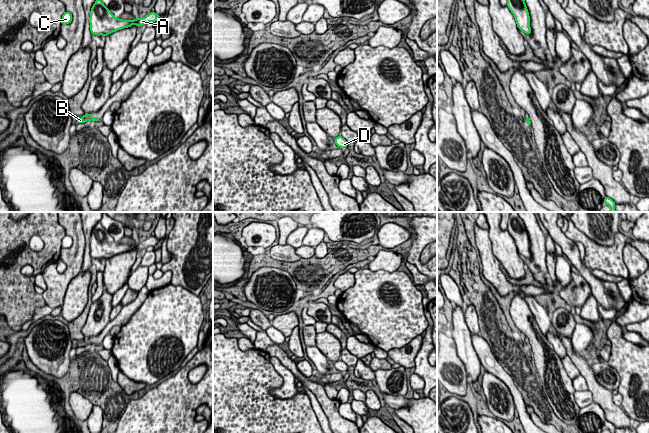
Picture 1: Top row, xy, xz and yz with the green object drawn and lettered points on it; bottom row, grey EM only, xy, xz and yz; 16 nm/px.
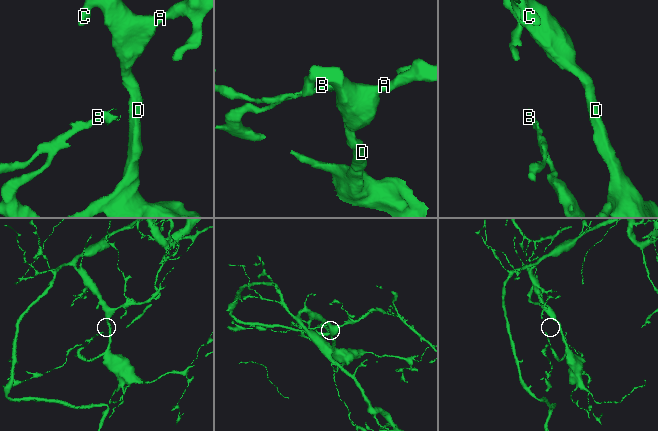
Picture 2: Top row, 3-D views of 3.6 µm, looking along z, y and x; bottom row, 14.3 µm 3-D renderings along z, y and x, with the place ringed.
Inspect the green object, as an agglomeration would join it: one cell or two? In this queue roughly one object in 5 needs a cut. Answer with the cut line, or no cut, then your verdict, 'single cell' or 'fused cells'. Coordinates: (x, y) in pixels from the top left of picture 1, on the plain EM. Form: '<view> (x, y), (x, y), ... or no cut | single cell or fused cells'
no cut | single cell

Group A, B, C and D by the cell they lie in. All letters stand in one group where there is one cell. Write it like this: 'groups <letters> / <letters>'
groups A B C D

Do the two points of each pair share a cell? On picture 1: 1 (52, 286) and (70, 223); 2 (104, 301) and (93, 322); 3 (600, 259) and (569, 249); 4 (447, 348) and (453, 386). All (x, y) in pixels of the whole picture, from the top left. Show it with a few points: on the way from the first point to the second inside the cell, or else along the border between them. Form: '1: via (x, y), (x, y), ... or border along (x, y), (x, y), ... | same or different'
1: via (68, 273), (74, 267), (76, 239) | same
2: via (104, 307), (103, 315), (99, 321) | same
3: border along (583, 263), (591, 270) | different
4: via (447, 357), (447, 377) | same

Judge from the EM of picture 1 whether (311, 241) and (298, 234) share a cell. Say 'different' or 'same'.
same

